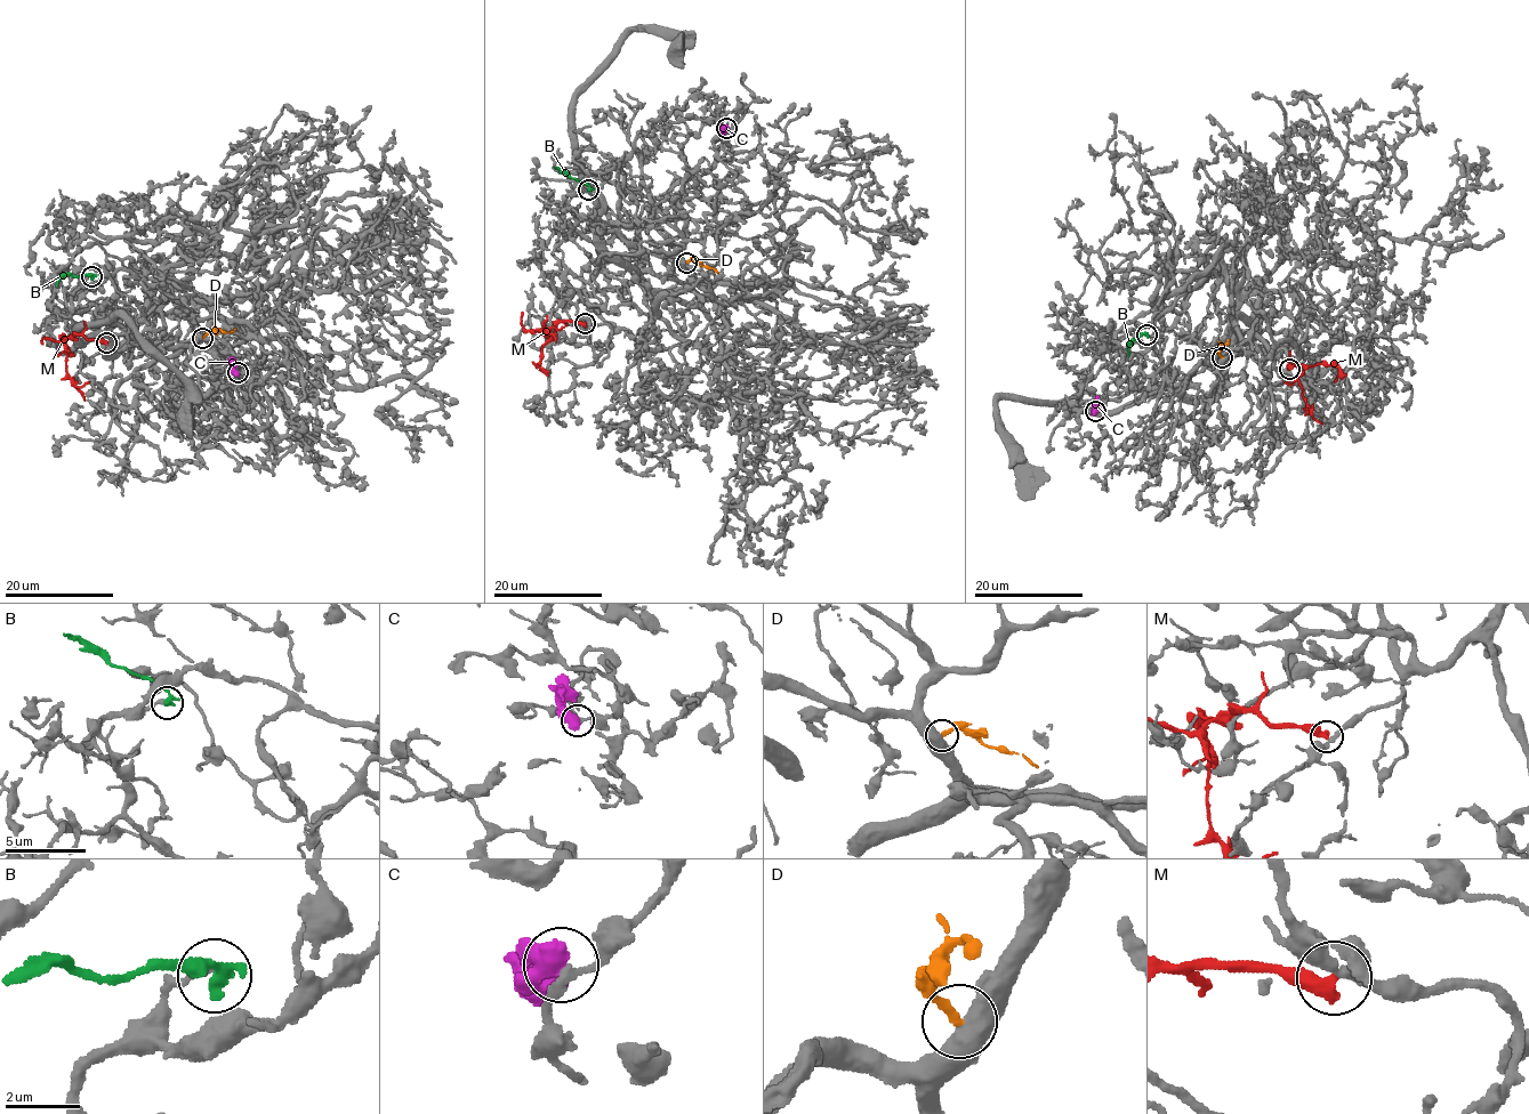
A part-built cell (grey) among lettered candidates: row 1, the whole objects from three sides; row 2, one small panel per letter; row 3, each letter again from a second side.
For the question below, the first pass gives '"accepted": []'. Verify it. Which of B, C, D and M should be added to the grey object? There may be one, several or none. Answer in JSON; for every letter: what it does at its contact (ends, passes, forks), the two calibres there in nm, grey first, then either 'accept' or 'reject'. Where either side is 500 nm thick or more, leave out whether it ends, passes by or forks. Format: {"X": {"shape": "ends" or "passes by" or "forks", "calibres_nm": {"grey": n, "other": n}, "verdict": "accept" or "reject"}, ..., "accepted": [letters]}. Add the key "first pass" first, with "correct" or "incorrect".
{"first pass": "correct", "B": {"shape": "ends", "calibres_nm": {"grey": 240, "other": 380}, "verdict": "reject"}, "C": {"calibres_nm": {"grey": 240, "other": 650}, "verdict": "reject"}, "D": {"calibres_nm": {"grey": 550, "other": 240}, "verdict": "reject"}, "M": {"shape": "ends", "calibres_nm": {"grey": 280, "other": 440}, "verdict": "reject"}, "accepted": []}

